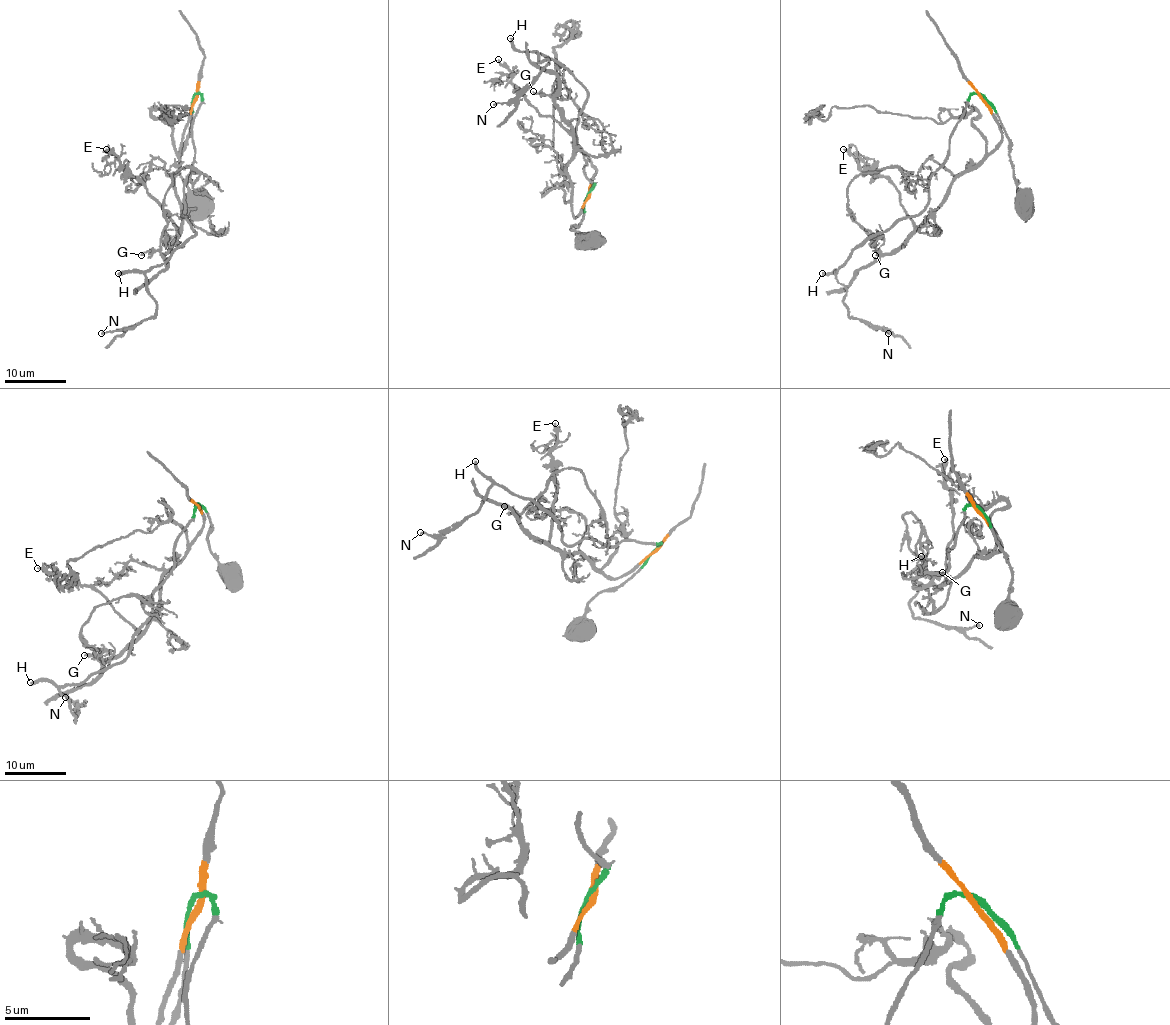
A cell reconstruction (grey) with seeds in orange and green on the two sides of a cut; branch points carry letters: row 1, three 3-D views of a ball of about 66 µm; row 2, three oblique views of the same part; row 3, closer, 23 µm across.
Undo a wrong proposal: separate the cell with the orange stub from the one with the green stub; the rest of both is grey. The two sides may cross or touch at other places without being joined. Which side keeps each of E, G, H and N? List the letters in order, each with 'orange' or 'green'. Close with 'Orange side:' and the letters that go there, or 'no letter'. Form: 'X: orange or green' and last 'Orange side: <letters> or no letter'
E: orange
G: orange
H: green
N: green
Orange side: E, G

